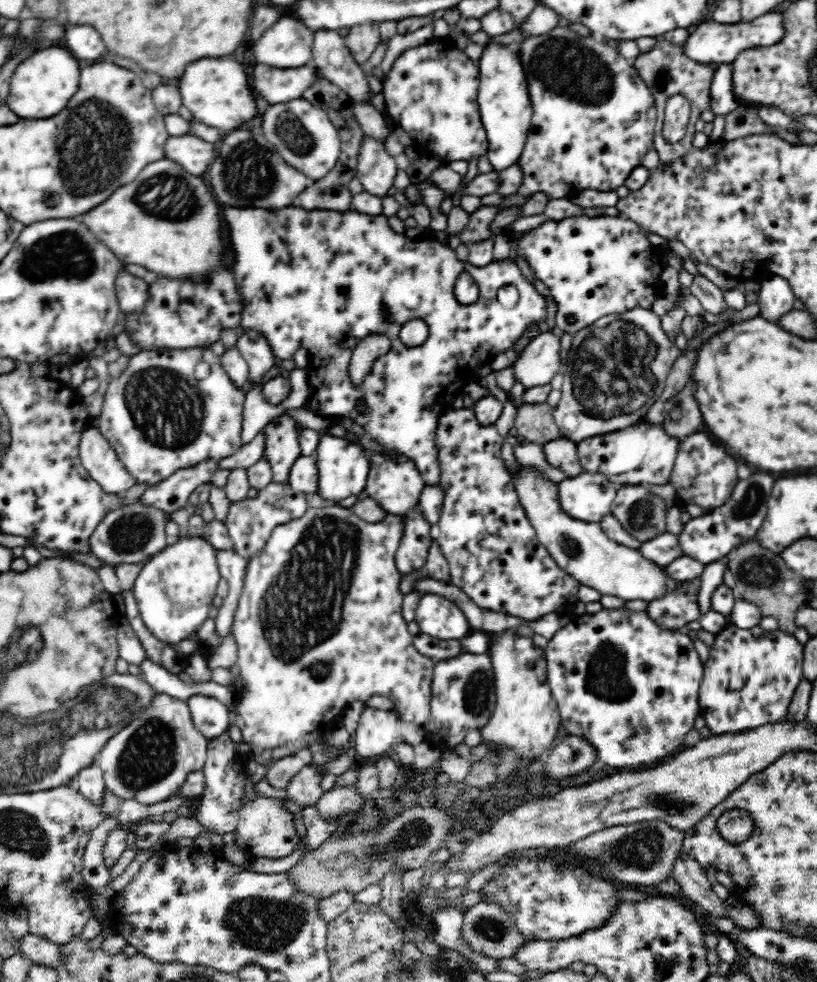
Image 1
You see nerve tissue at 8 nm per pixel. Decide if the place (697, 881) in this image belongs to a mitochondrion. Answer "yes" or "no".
no

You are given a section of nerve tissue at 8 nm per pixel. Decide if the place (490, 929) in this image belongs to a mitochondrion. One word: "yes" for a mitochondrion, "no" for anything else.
yes

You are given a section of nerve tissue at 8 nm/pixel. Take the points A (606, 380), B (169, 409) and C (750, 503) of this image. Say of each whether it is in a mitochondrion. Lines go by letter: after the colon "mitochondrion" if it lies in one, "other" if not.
A: mitochondrion
B: mitochondrion
C: mitochondrion

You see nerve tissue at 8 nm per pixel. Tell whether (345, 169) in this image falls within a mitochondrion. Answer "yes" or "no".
no

